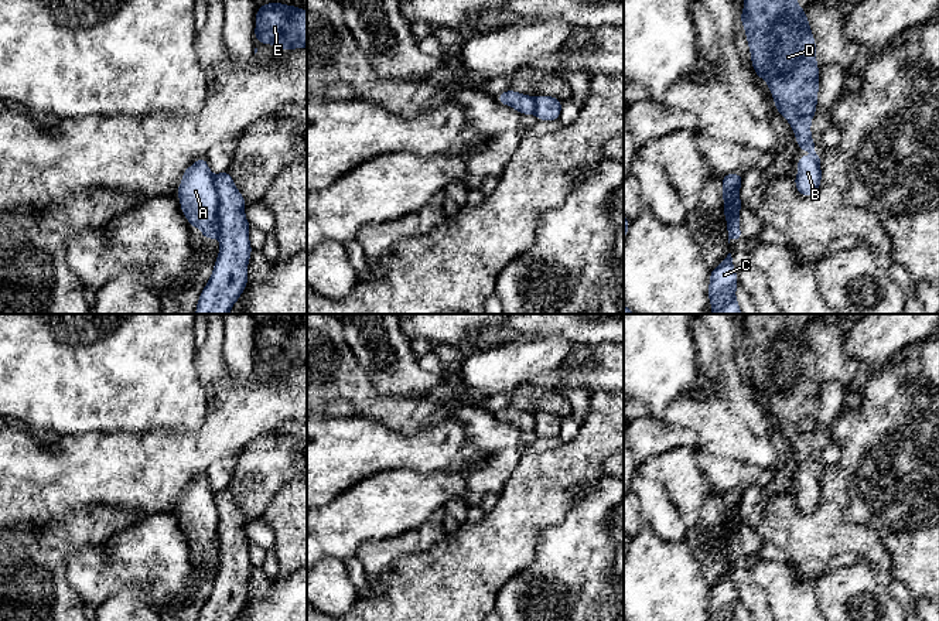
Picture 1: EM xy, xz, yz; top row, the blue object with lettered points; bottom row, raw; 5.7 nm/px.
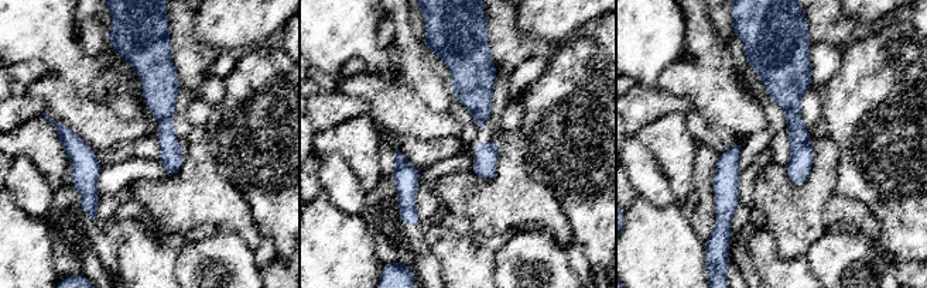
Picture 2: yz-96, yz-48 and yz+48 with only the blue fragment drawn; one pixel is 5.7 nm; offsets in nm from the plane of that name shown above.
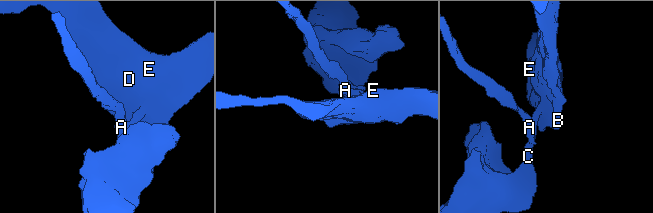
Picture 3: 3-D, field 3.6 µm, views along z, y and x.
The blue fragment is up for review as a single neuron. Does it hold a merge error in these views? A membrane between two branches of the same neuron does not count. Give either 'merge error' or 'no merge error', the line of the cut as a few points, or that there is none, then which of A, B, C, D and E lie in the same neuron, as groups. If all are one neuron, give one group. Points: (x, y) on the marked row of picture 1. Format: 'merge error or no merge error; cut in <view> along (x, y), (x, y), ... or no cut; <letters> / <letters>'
merge error; cut in xy along (214, 176), (219, 229); A / B C D E

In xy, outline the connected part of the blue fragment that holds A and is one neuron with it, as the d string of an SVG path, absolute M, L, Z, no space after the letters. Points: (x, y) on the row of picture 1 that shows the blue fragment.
M202 157L184 171L182 182L177 190L181 211L189 226L198 226L206 239L216 238L219 231L219 197L214 177Z

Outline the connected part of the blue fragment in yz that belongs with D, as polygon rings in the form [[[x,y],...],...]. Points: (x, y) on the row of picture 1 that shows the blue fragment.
[[[745,0],[740,16],[744,24],[752,68],[757,76],[766,81],[776,110],[791,123],[799,151],[813,150],[812,157],[798,157],[795,185],[803,197],[813,197],[822,181],[820,153],[812,140],[810,123],[816,113],[819,93],[819,68],[816,42],[805,10],[796,0]]]

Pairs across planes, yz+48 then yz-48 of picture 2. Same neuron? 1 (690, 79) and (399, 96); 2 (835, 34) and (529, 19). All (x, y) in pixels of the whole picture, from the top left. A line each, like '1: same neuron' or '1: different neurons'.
1: same neuron
2: different neurons

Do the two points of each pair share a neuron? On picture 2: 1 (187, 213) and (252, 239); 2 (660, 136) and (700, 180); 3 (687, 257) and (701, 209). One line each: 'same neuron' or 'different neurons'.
1: same neuron
2: different neurons
3: different neurons

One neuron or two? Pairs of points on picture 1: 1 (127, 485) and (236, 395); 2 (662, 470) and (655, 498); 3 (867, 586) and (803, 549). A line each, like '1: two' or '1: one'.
1: one
2: two
3: two

